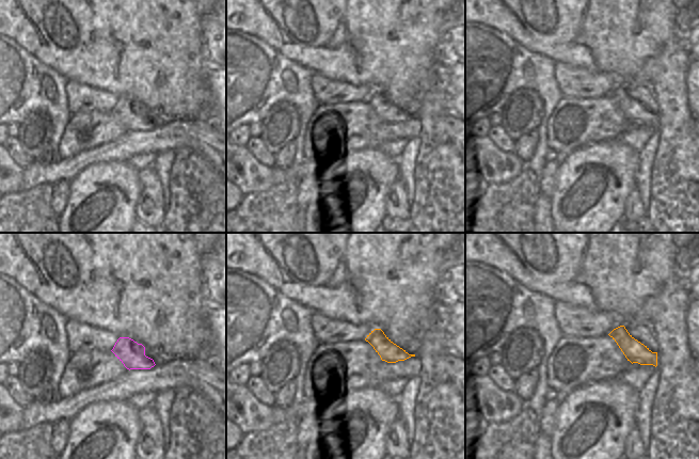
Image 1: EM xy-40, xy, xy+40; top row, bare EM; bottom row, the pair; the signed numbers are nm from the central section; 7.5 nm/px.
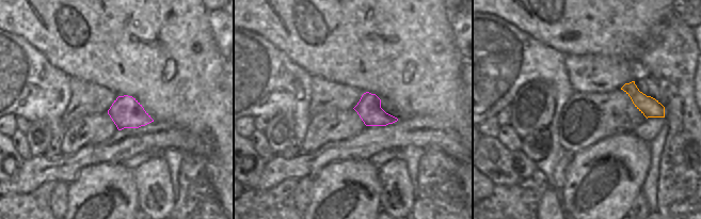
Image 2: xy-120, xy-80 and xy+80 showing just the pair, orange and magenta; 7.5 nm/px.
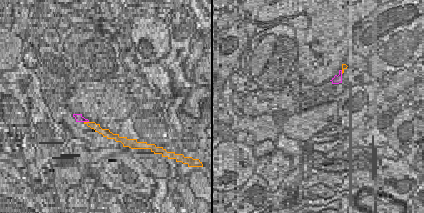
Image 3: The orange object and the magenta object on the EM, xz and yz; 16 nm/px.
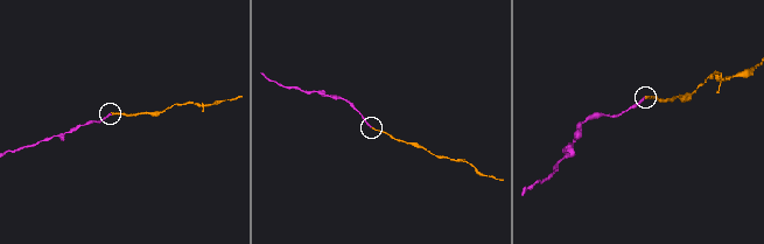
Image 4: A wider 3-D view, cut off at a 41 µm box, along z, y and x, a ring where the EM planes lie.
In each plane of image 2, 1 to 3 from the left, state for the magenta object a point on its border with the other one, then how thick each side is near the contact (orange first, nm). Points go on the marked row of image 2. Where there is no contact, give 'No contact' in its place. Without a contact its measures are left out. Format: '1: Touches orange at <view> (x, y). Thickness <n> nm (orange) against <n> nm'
1: No contact
2: No contact
3: No contact

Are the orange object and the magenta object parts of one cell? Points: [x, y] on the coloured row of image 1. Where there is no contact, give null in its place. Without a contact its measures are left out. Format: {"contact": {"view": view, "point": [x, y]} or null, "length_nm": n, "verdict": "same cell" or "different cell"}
{"contact": null, "verdict": "same cell"}

